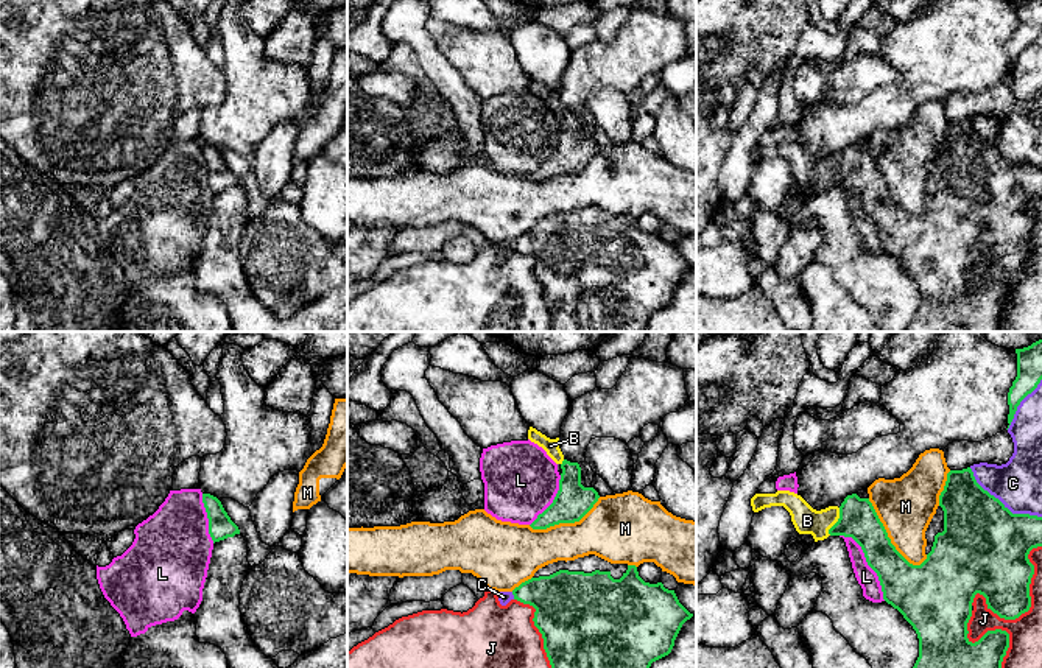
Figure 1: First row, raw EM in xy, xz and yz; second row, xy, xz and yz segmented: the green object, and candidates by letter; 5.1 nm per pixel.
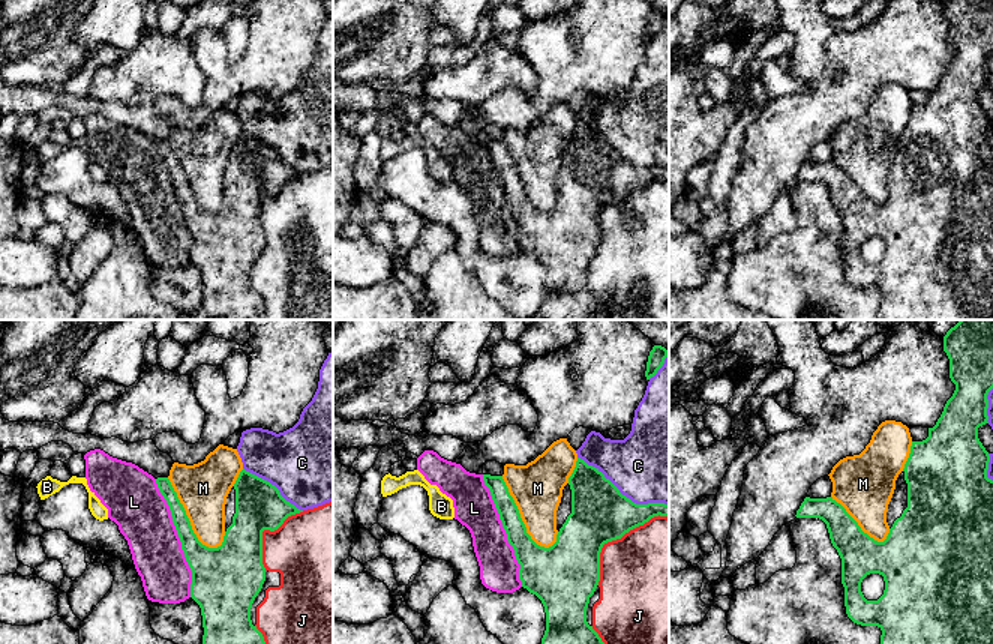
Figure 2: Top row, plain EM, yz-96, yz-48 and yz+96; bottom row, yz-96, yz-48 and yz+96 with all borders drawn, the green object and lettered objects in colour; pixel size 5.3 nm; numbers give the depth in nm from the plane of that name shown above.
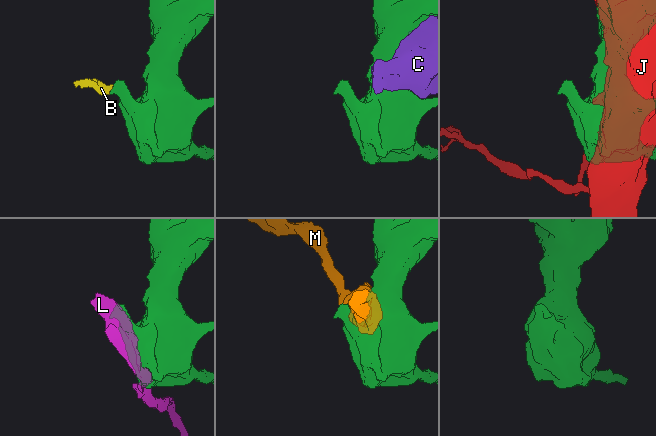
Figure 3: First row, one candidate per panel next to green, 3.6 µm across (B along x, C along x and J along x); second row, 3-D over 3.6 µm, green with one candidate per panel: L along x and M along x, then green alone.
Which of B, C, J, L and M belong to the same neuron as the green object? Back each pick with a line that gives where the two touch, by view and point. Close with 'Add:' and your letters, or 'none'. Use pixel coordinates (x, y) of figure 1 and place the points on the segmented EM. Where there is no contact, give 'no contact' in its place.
B: yz (837, 522)
Add: B

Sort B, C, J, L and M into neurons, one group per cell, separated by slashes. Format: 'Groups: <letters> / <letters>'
Groups: B / C / J / L / M

